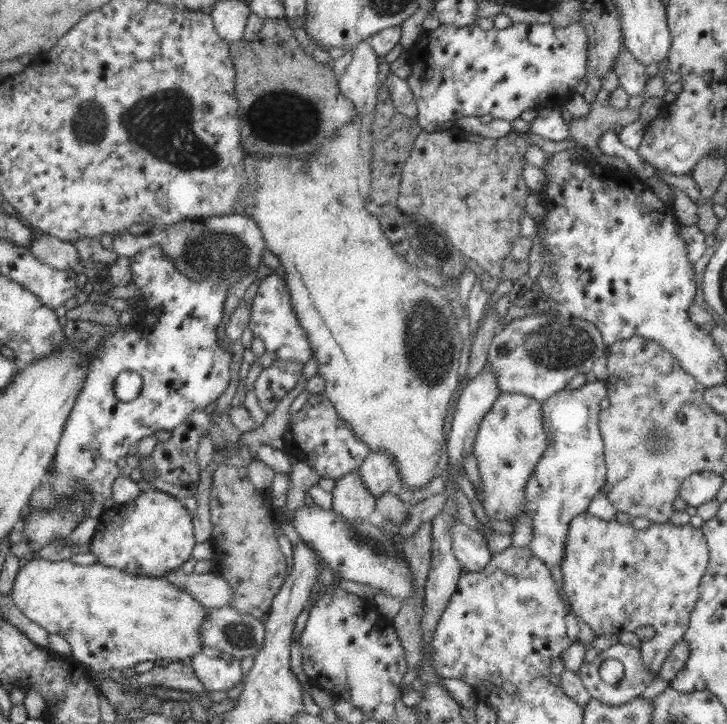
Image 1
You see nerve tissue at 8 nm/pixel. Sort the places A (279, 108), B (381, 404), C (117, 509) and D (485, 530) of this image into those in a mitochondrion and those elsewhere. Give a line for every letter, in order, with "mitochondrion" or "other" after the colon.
A: mitochondrion
B: other
C: other
D: other

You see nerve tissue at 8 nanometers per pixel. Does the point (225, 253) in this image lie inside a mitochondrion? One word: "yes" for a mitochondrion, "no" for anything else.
yes

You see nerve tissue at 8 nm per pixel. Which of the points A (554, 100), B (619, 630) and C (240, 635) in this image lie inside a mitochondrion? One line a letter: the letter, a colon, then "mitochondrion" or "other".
A: other
B: other
C: mitochondrion

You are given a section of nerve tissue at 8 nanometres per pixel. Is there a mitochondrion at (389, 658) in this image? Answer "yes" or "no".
no

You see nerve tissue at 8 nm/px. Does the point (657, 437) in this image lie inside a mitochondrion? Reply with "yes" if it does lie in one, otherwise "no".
yes

